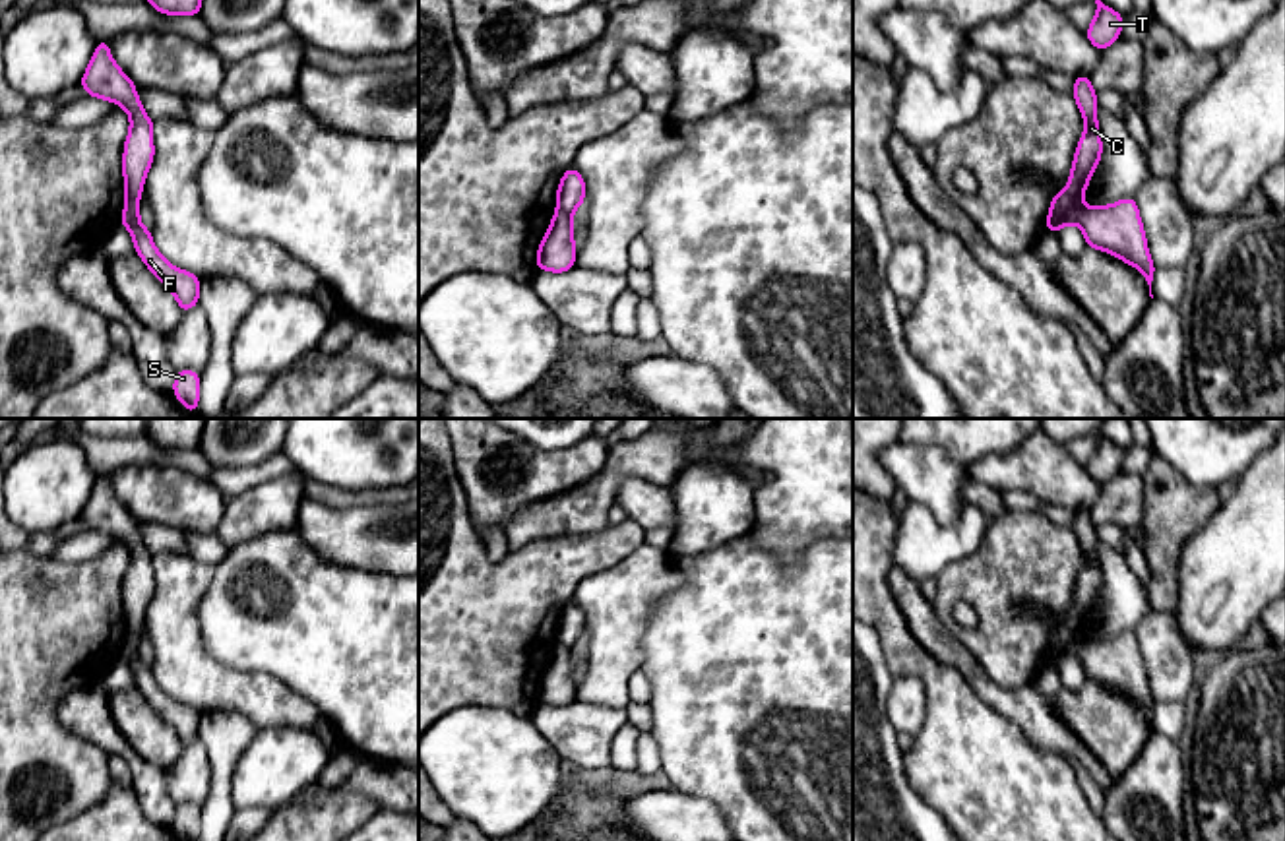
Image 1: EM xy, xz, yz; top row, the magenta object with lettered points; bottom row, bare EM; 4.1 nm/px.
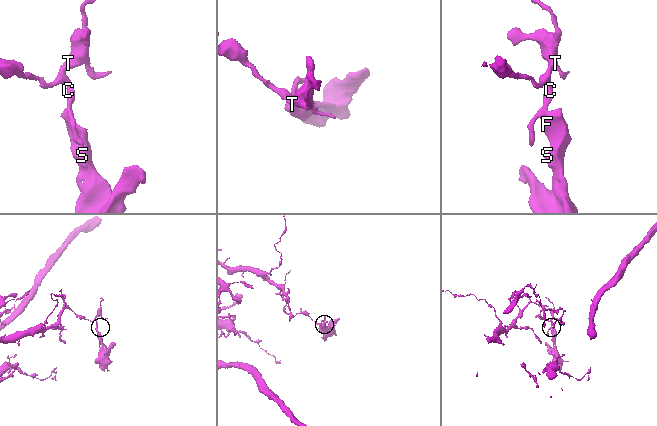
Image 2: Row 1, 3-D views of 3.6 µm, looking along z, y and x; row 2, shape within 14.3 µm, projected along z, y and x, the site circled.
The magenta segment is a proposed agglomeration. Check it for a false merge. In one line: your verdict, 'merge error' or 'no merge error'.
merge error

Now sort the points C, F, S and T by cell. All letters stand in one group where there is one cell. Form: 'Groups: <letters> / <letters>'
Groups: C T / F S

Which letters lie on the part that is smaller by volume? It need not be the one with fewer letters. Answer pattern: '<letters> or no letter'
F, S

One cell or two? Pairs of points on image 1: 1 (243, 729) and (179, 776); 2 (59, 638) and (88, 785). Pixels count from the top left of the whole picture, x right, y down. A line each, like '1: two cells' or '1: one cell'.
1: two cells
2: one cell

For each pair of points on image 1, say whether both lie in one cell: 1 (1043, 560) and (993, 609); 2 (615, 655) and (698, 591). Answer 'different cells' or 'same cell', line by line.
1: same cell
2: different cells

